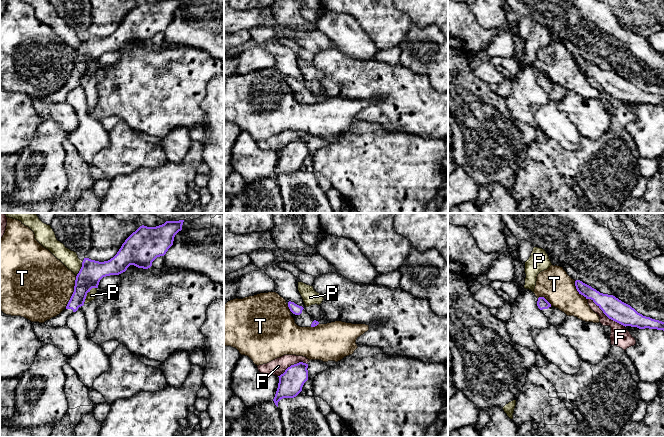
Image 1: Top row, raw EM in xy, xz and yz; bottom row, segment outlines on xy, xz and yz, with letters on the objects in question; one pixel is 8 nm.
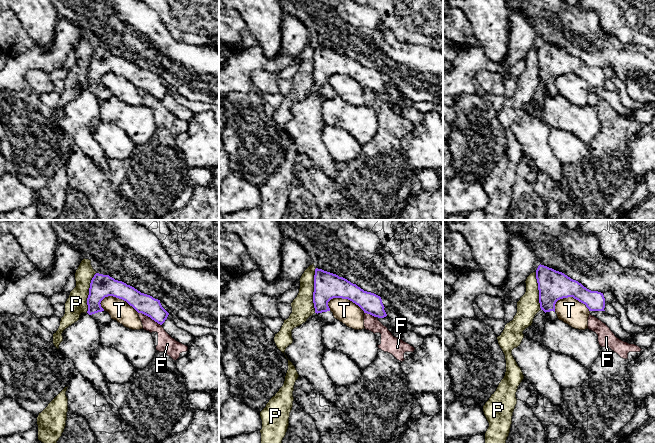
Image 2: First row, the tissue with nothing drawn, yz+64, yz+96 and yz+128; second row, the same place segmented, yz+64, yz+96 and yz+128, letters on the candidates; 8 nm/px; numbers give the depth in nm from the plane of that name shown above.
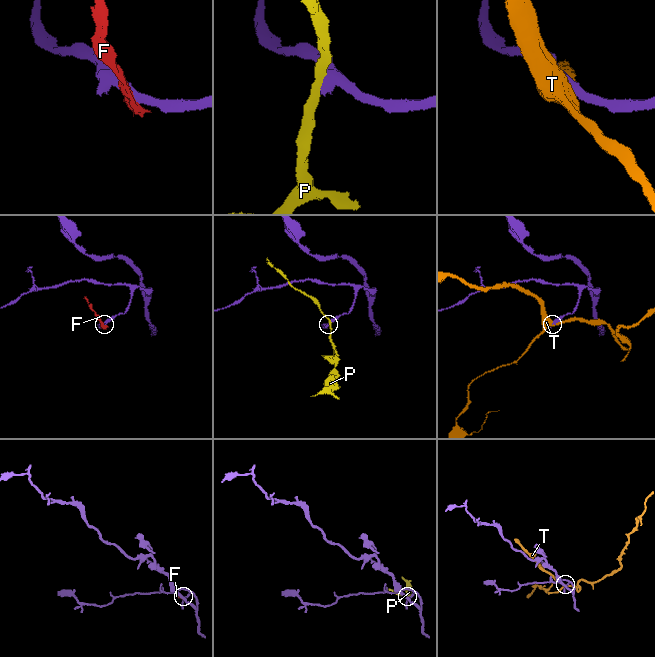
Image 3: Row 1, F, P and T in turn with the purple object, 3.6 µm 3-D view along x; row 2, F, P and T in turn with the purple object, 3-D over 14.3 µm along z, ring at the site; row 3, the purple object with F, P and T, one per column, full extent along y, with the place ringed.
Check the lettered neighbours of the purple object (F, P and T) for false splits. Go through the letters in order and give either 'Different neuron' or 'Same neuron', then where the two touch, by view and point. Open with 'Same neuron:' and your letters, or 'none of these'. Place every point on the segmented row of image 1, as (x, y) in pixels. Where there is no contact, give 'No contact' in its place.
Same neuron: none of these
F: Different neuron. Touches purple at yz (606, 315)
P: Different neuron. Touches purple at xy (86, 294)
T: Different neuron. Touches purple at xy (73, 292)

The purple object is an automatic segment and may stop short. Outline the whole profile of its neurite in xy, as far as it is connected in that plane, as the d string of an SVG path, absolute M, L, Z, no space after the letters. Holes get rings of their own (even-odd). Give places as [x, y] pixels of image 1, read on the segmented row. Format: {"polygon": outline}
{"polygon": "M184 220L166 221L156 227L140 226L122 244L117 254L108 261L99 262L84 258L76 276L74 292L66 308L56 317L44 322L46 326L66 326L67 318L84 305L87 293L98 288L103 277L119 275L130 265L148 269L152 262L164 256L173 245L175 235L182 230Z"}

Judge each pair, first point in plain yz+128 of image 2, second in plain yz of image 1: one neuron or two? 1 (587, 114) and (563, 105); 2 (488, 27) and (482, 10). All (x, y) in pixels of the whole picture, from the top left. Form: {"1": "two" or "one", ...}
{"1": "one", "2": "one"}

